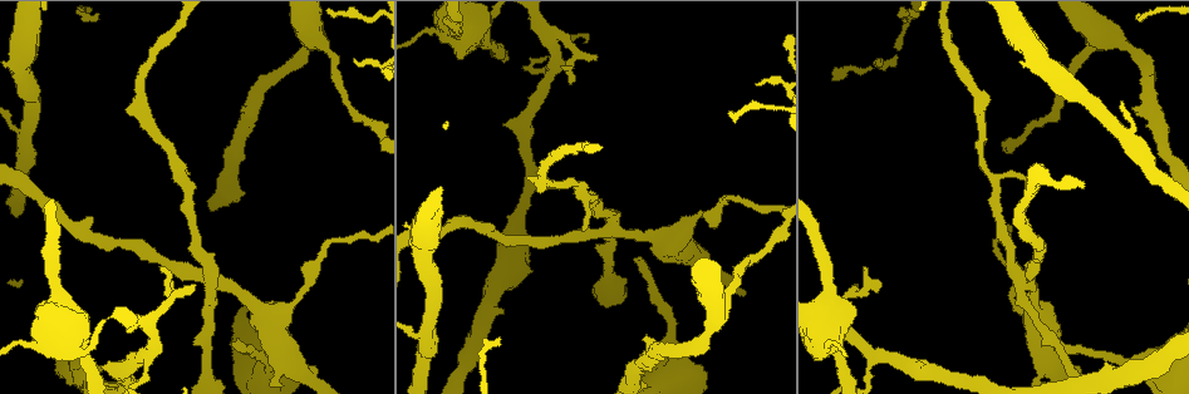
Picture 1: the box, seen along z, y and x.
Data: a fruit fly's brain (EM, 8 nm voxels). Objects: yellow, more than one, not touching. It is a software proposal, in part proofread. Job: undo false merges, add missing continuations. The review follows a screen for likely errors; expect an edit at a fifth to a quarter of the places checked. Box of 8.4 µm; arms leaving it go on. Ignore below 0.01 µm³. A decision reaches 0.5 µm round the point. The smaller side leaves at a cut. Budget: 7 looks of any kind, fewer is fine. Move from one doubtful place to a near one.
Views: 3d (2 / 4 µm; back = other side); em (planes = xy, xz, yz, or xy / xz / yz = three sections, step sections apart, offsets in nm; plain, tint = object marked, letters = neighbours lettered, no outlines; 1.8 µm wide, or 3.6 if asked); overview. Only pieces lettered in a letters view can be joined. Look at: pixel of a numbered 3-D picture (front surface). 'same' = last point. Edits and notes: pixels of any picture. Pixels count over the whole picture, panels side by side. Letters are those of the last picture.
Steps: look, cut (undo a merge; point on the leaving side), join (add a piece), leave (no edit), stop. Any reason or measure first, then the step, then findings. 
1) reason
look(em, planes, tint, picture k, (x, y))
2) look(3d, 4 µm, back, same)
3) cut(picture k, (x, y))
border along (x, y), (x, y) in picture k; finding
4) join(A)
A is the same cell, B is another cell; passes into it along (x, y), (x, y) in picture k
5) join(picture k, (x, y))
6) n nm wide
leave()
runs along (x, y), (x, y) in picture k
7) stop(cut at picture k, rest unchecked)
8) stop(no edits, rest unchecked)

thick turns thin
look(em, 3.6 µm, planes, tint, picture 1, (431, 31))

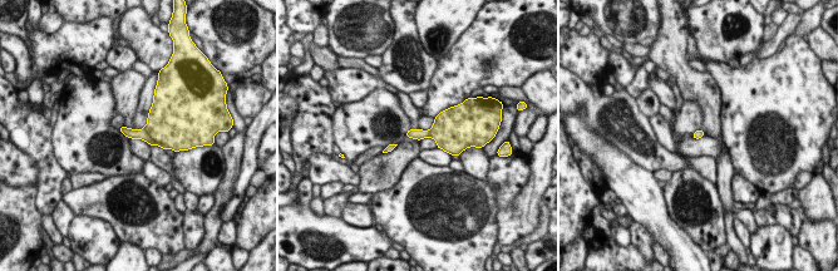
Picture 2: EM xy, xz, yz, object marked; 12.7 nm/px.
see the neighbours
look(em, 3.6 µm, planes, letters, same)

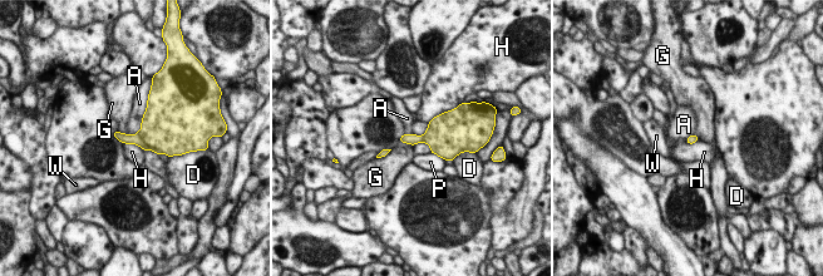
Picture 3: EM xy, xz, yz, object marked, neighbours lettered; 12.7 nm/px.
cut(picture 3, (159, 131))
A, D, G, H, P and W are other cells; border along (137, 133), (148, 146), (161, 152) in picture 3; a second neuron is stuck on

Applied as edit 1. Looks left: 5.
look(overview)

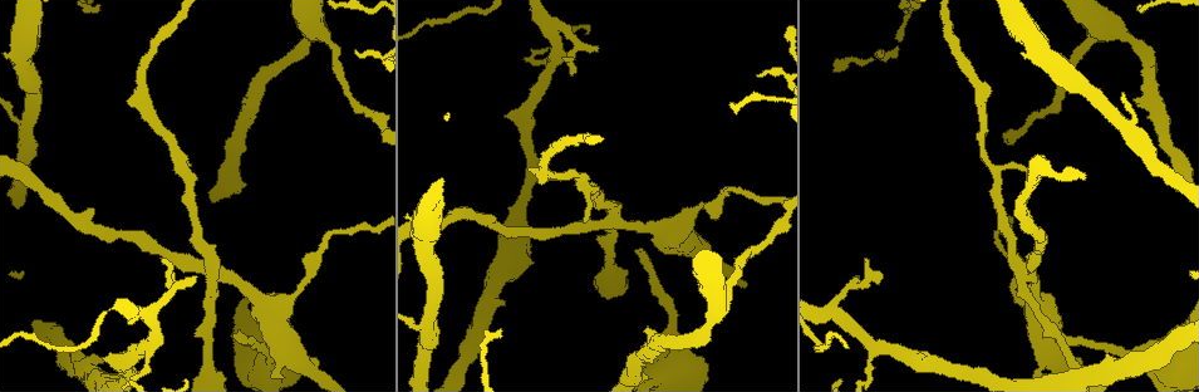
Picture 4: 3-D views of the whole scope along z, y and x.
sharp bend
look(3d, 2 µm, picture 4, (212, 270))

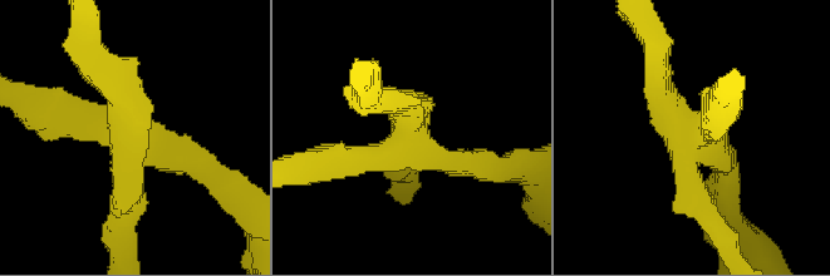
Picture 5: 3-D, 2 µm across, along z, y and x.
4 arms
look(em, planes, plain, picture 5, (409, 136))

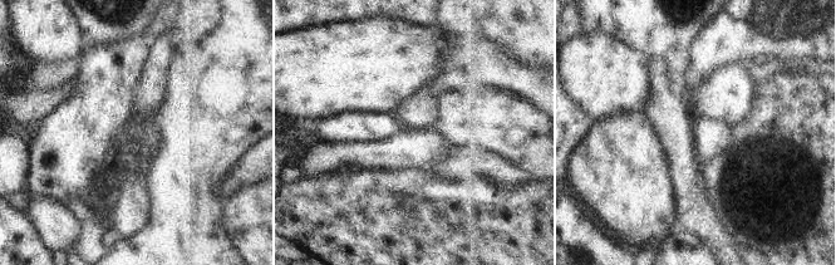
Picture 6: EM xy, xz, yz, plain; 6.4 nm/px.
look(em, planes, letters, same)

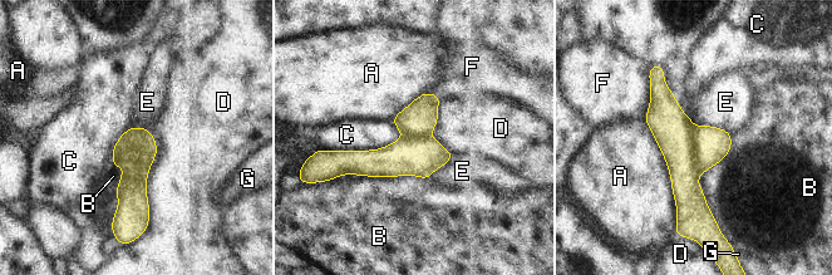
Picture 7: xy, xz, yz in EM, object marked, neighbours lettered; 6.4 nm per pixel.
cut(picture 7, (673, 129))
A, B, C, D, E, F and G are other cells; the part that leaves runs along (659, 74), (684, 186), (702, 215) in picture 7; a second neuron is stuck on

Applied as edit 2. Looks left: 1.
stop(cut at picture 3, cut at picture 7, rest unchecked)

